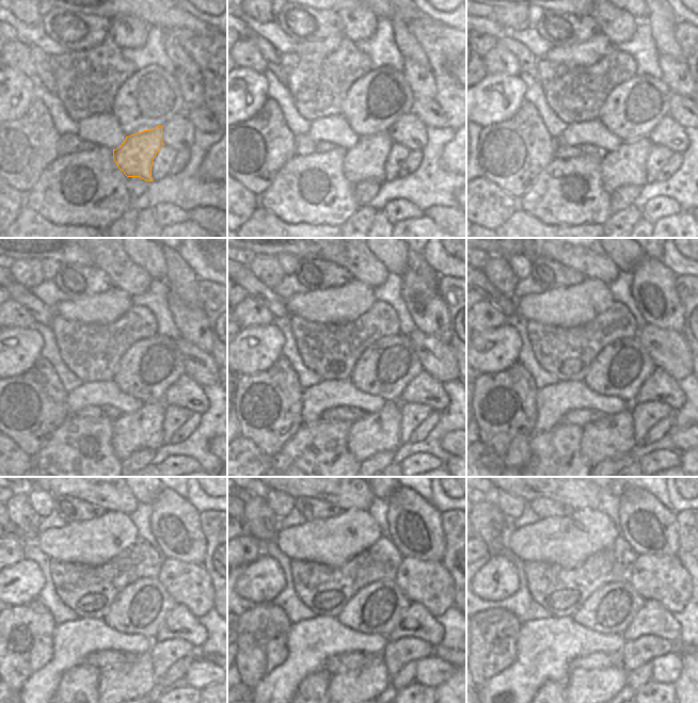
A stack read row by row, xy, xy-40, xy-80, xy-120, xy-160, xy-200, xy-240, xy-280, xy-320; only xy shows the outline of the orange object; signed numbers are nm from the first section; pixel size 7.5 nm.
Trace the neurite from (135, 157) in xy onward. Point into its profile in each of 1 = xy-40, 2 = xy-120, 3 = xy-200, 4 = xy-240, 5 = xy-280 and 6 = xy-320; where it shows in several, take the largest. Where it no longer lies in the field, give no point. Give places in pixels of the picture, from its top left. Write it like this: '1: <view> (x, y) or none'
1: xy-40 (366, 161)
2: xy-120 (143, 429)
3: xy-200 (613, 435)
4: xy-240 (135, 678)
5: xy-280 (348, 689)
6: xy-320 (585, 689)

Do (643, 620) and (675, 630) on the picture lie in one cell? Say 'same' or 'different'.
same

